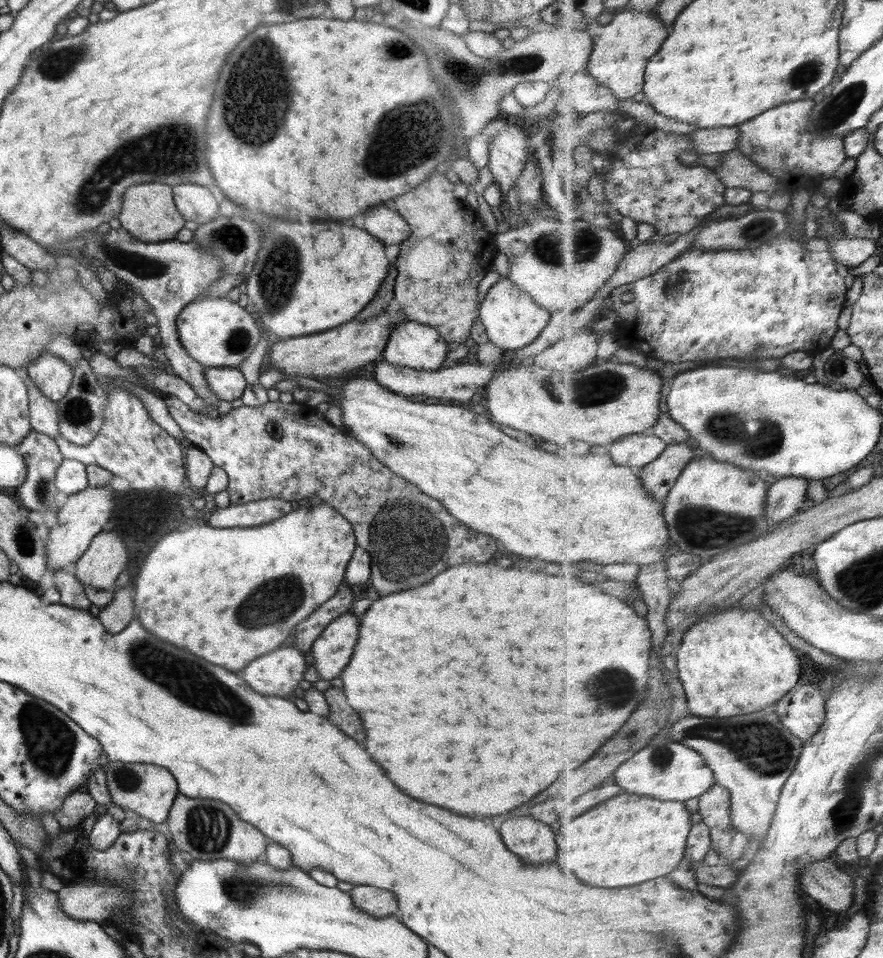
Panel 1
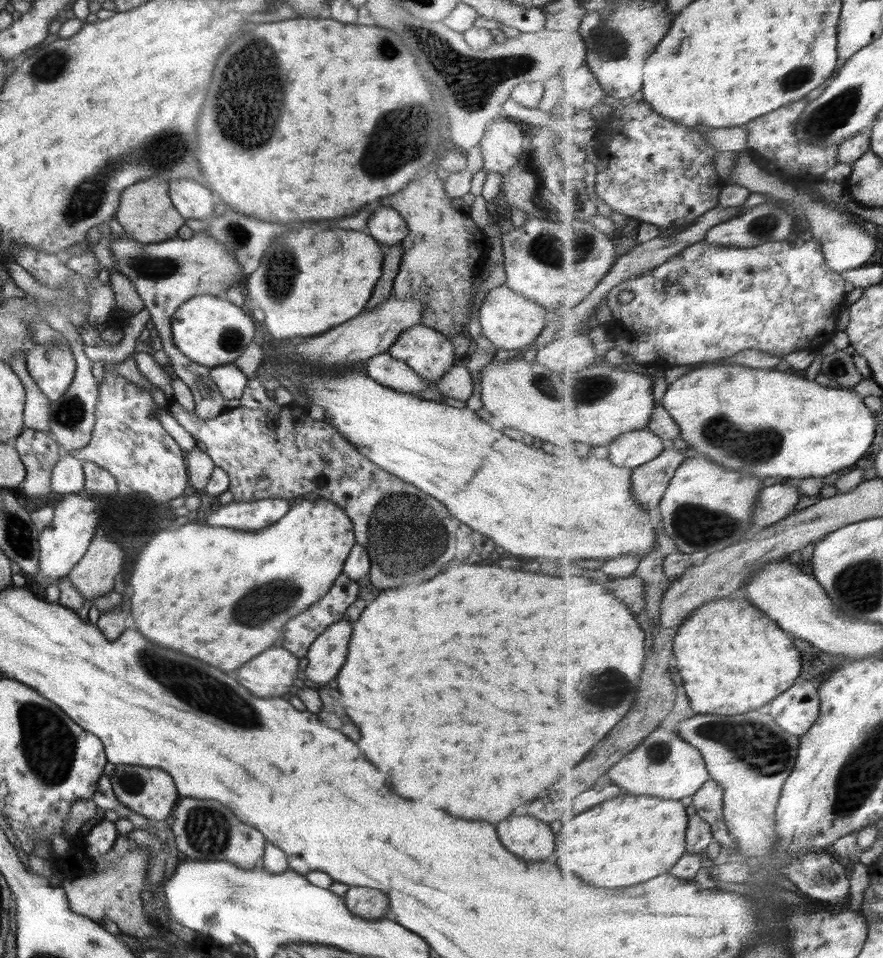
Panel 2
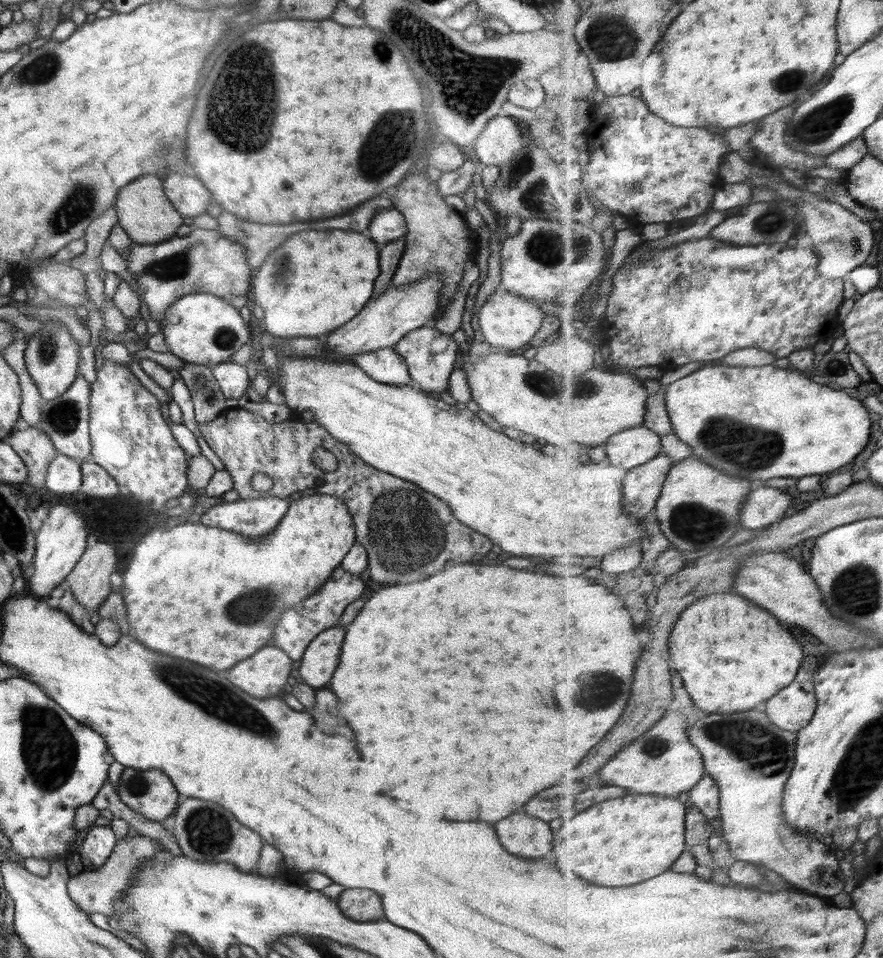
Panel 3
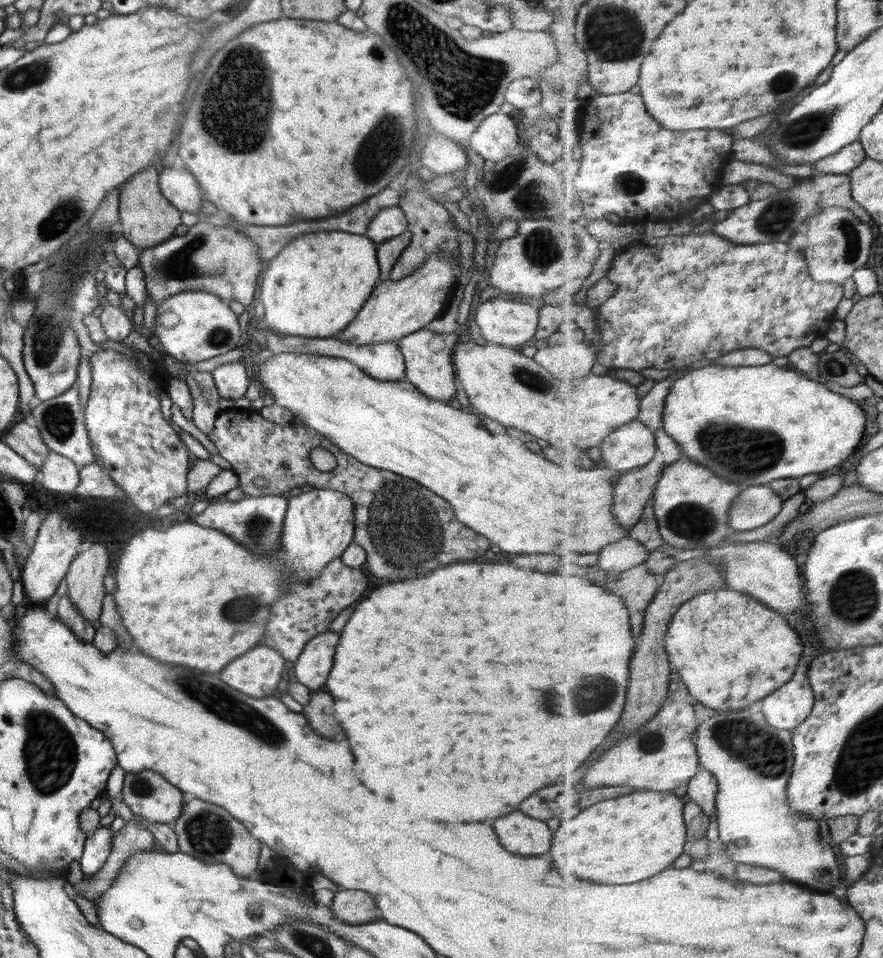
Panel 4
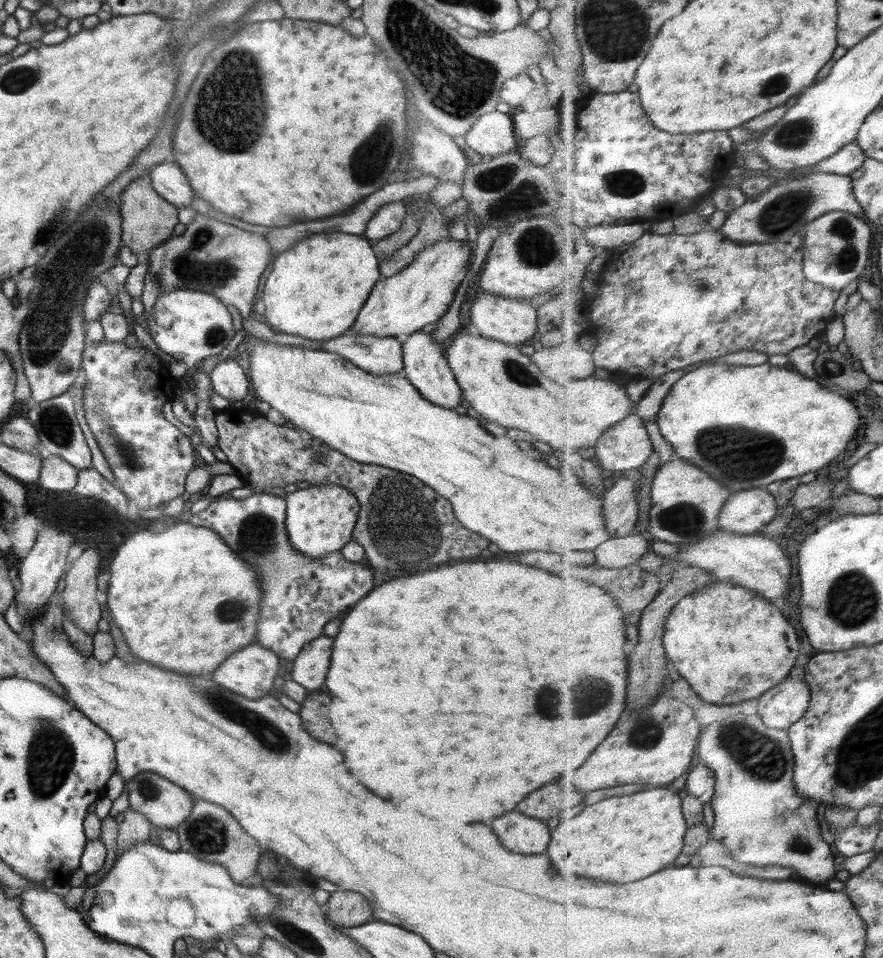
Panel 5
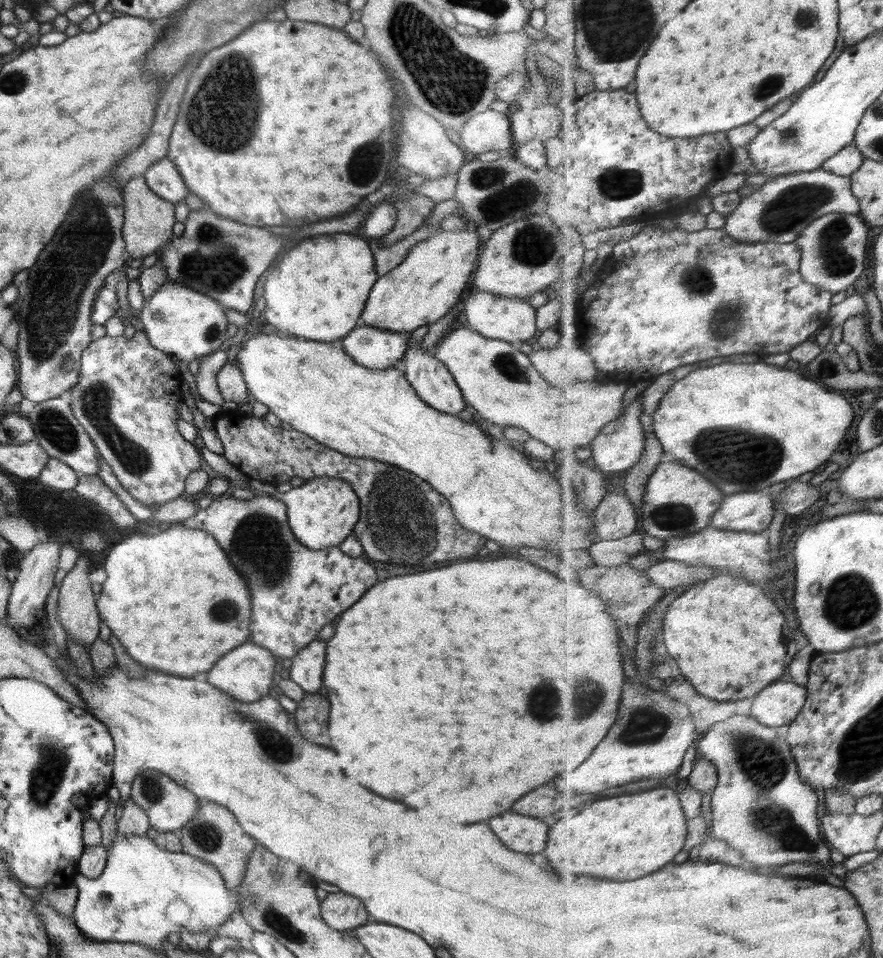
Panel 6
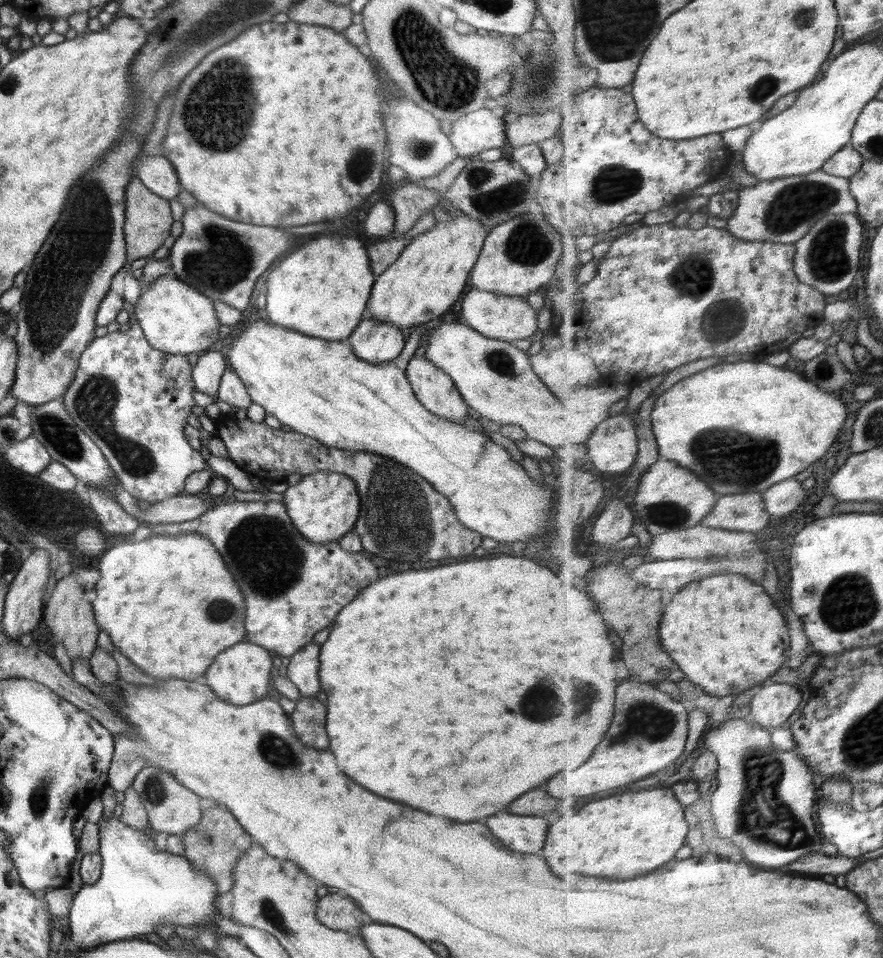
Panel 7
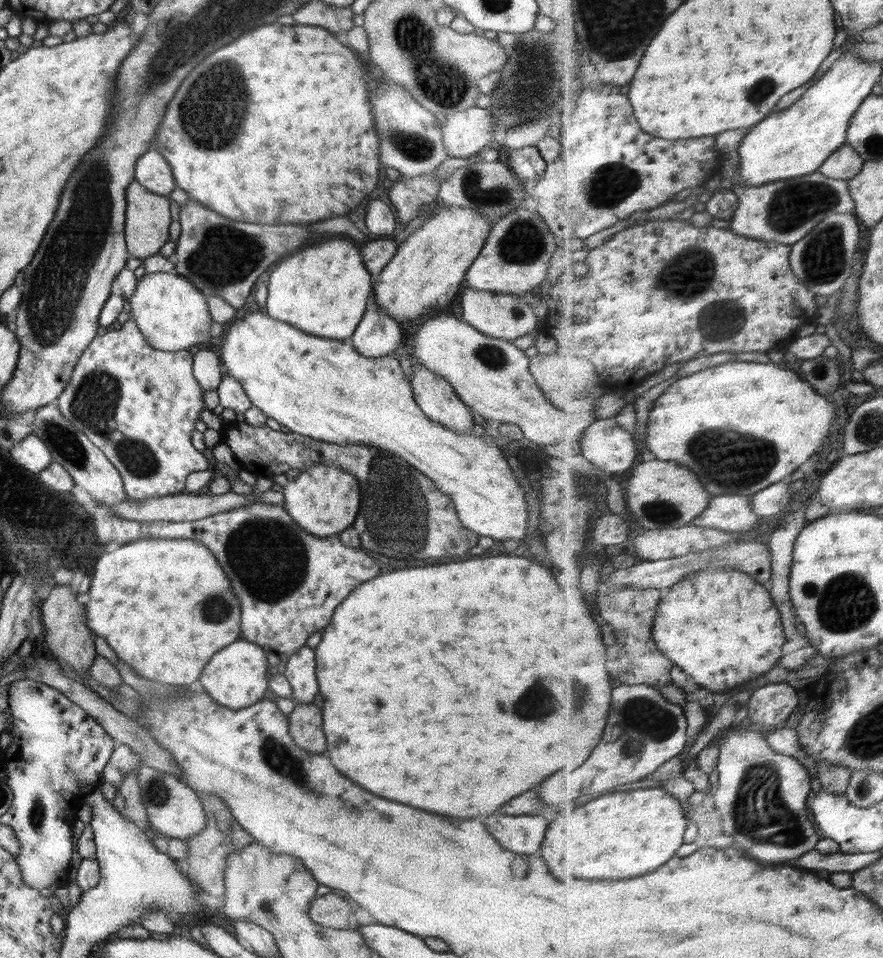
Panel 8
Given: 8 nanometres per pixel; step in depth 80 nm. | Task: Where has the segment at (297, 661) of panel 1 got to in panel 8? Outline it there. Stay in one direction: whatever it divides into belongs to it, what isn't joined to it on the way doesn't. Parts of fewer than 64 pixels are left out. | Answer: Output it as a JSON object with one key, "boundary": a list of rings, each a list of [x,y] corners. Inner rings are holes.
{"boundary":[[[240,638],[212,656],[212,660],[208,662],[200,676],[200,682],[208,696],[222,706],[234,710],[250,706],[265,699],[264,695],[268,690],[270,673],[266,656],[261,646]]]}

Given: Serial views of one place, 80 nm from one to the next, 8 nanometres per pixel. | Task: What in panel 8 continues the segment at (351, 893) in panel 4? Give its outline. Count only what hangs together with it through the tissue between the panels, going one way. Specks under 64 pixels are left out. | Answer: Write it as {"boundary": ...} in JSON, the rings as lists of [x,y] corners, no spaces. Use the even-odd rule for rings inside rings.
{"boundary":[[[330,892],[317,895],[311,902],[308,916],[312,922],[323,927],[355,930],[358,928],[354,910],[355,906],[350,900]]]}

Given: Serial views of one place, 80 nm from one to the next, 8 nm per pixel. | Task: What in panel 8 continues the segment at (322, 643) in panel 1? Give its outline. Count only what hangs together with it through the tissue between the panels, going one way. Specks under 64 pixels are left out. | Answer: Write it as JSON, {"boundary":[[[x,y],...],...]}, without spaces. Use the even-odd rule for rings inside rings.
{"boundary":[[[307,645],[301,646],[294,654],[289,655],[284,676],[292,688],[292,700],[295,704],[310,704],[318,694],[318,682],[314,674],[314,652]]]}

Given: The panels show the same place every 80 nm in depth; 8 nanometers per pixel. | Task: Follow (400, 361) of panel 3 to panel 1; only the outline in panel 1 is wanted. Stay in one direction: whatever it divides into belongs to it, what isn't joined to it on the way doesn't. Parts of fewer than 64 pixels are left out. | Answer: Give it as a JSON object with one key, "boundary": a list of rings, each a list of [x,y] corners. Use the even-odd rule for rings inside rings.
{"boundary":[[[380,358],[376,363],[373,378],[378,384],[386,387],[388,390],[399,394],[400,396],[428,396],[430,398],[438,398],[444,402],[454,402],[462,404],[472,400],[472,396],[476,394],[477,388],[484,388],[487,382],[493,376],[496,366],[493,364],[470,364],[443,366],[437,371],[423,371],[400,366],[399,364],[390,364]]]}

